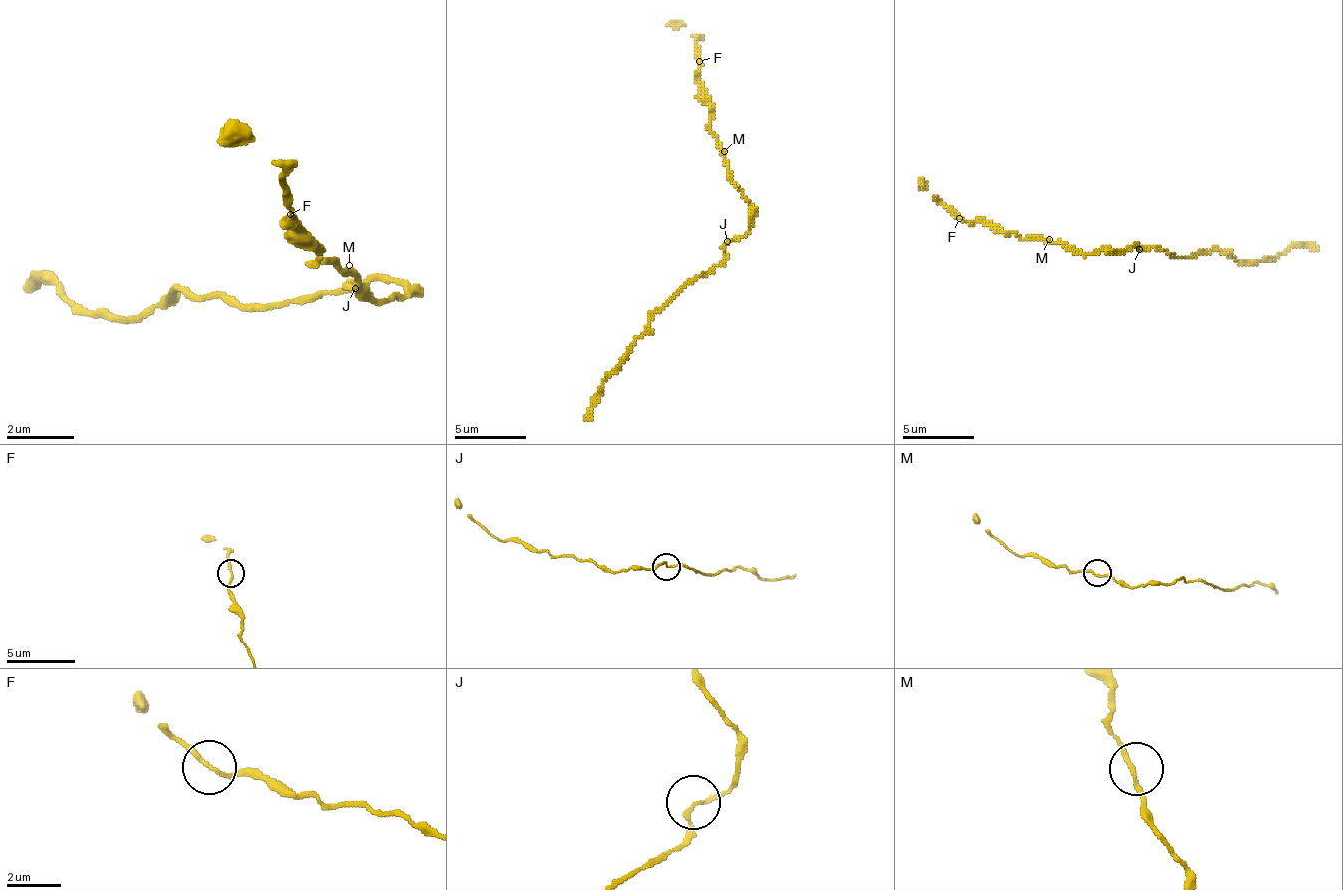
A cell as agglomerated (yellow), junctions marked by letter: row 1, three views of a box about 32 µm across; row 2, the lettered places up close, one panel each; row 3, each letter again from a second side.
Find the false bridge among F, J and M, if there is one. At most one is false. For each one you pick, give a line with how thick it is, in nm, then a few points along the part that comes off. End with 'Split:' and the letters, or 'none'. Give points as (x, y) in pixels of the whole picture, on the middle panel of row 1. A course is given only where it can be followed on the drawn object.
Split: none

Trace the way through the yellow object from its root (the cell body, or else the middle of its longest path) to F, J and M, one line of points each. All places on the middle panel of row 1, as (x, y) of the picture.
F: (746, 233), (749, 201), (731, 179), (724, 151), (710, 129), (710, 97), (699, 82), (699, 61)
J: (746, 233), (735, 240), (728, 240)
M: (746, 233), (749, 229), (749, 201), (731, 179), (731, 172), (724, 161), (724, 151)

